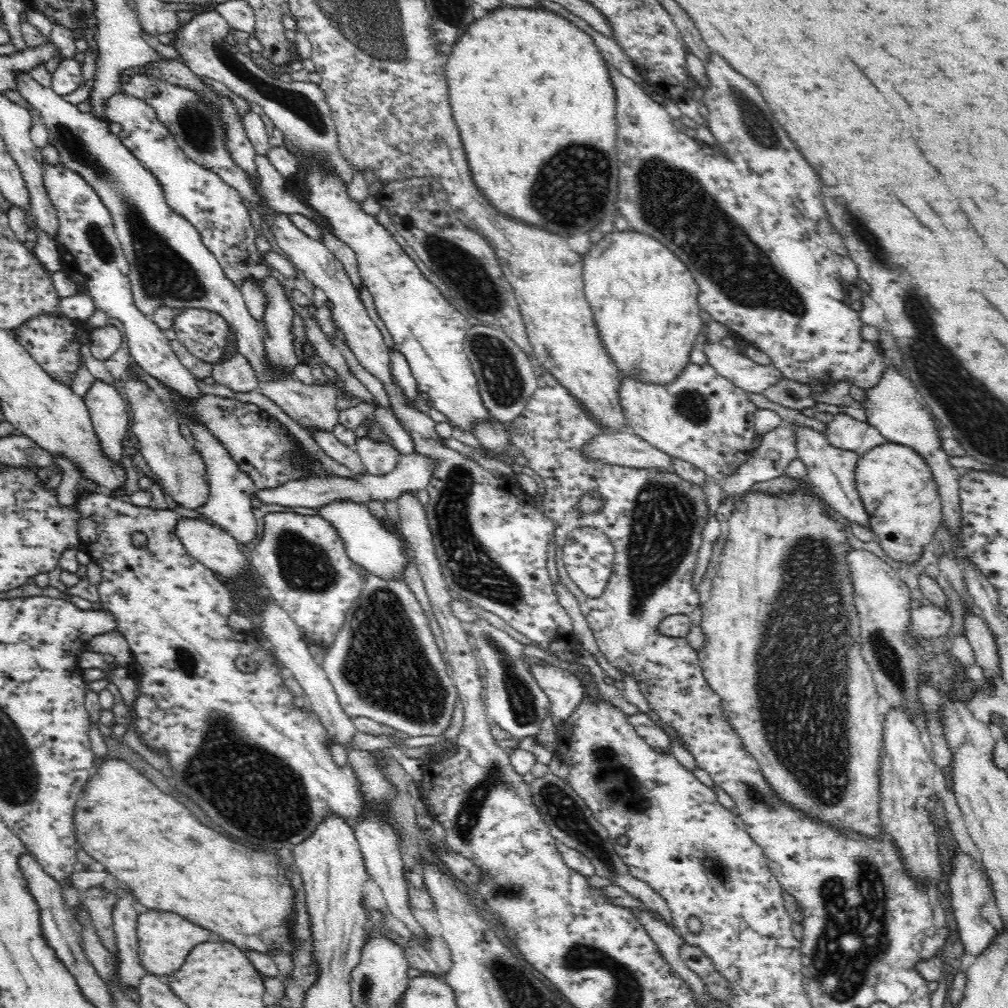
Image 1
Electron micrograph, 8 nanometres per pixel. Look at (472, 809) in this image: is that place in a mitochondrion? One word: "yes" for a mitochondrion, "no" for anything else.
yes

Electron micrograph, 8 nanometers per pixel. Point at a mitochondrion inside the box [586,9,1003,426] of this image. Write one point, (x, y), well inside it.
(673, 201)

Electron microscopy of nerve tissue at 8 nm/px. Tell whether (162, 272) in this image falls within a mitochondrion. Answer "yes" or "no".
yes

